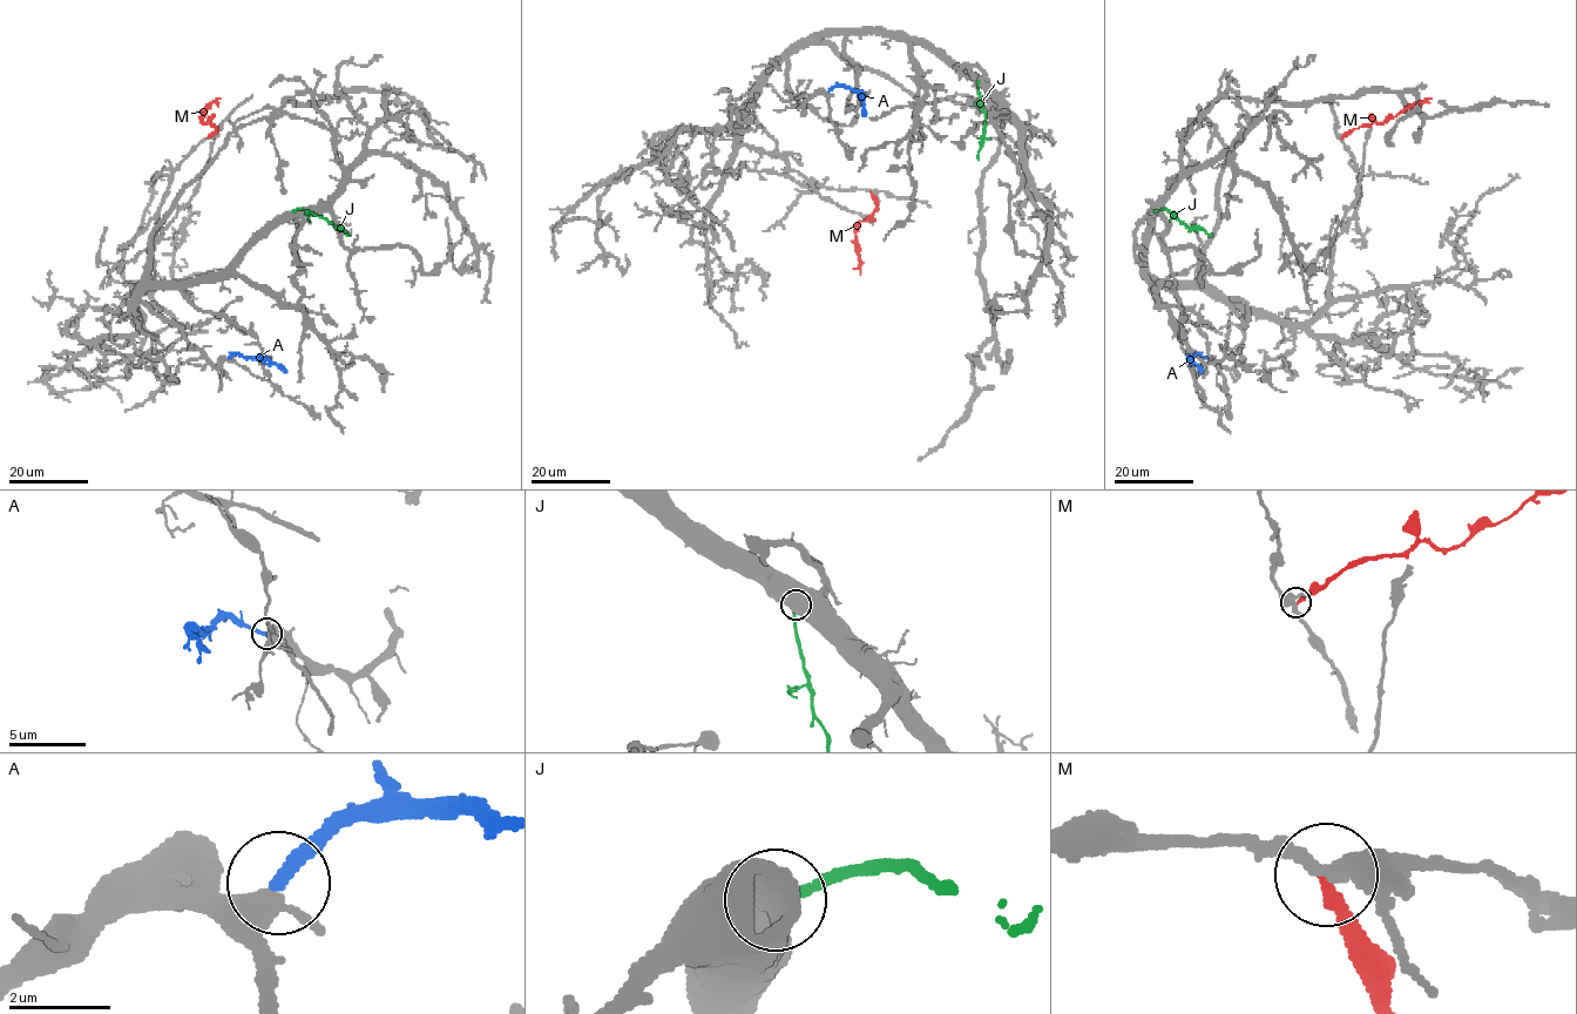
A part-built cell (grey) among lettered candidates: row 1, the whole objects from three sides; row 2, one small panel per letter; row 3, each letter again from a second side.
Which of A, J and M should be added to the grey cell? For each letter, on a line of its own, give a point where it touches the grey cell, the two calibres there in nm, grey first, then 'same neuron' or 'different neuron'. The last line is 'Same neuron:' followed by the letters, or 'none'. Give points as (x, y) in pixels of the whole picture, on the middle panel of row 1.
A: (828, 92) | 380/280 nm | same neuron
J: (977, 81) | 800/240 nm | different neuron
M: (871, 191) | 360/260 nm | different neuron
Same neuron: A

